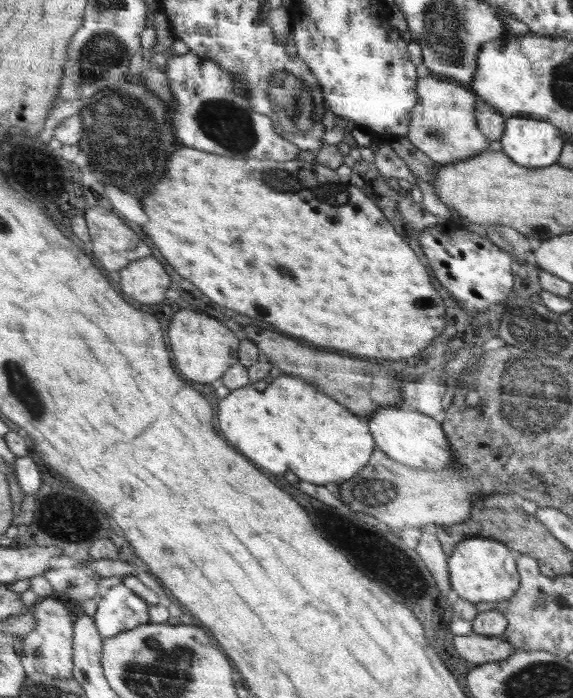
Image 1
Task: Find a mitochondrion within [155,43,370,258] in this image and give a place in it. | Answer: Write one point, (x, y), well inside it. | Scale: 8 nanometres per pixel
(289, 94)

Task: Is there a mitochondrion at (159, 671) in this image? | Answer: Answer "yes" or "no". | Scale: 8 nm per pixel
yes

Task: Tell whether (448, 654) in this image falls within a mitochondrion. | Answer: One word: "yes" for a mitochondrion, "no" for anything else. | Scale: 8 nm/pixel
no

